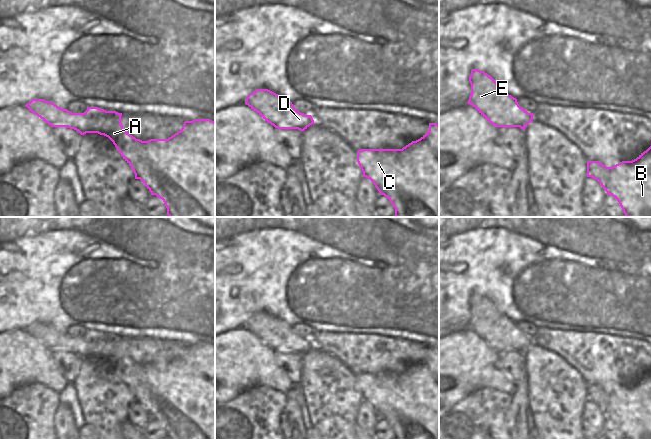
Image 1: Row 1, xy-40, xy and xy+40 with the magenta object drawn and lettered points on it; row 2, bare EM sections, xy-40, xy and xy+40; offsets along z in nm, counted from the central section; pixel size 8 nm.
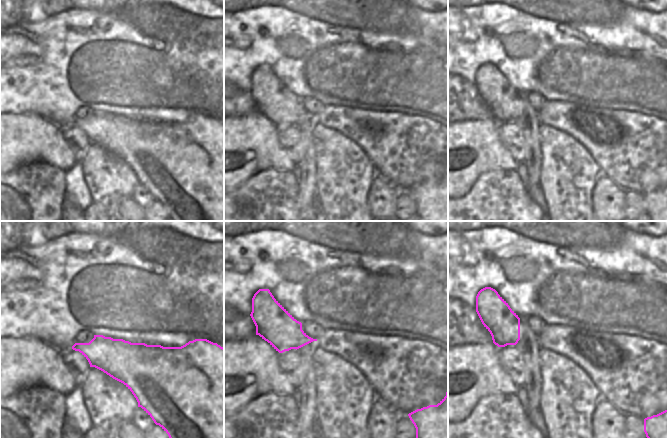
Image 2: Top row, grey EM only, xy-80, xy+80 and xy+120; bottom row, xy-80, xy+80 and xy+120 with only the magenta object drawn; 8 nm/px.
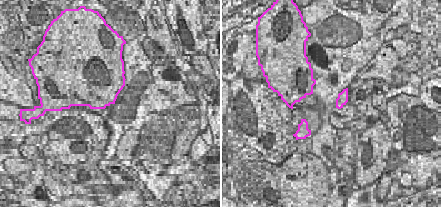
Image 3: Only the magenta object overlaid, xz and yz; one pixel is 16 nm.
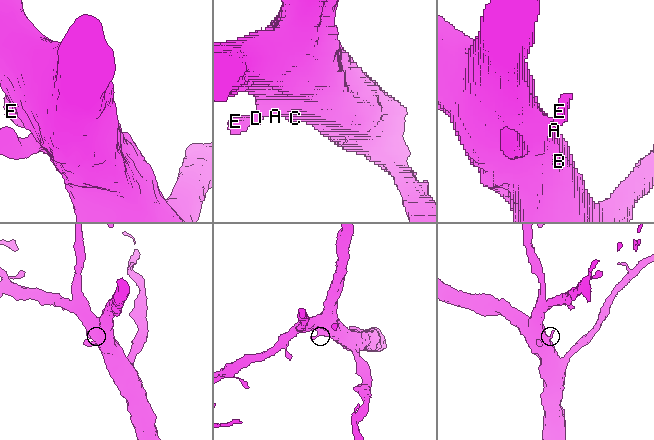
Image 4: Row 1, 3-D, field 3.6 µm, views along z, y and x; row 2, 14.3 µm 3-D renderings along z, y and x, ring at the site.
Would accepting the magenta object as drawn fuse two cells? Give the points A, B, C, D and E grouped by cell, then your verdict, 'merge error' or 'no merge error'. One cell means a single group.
groups A B C D E; no merge error

